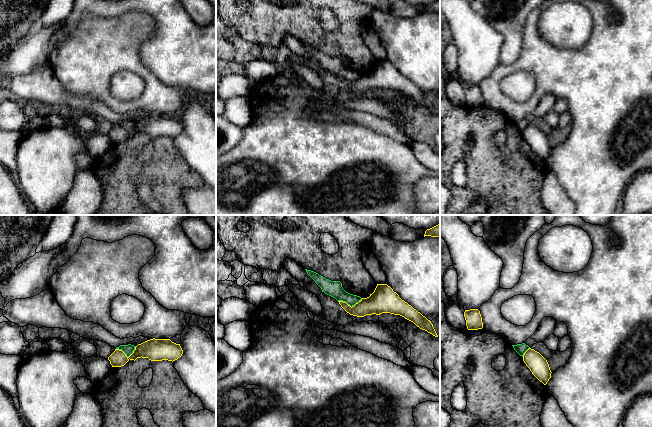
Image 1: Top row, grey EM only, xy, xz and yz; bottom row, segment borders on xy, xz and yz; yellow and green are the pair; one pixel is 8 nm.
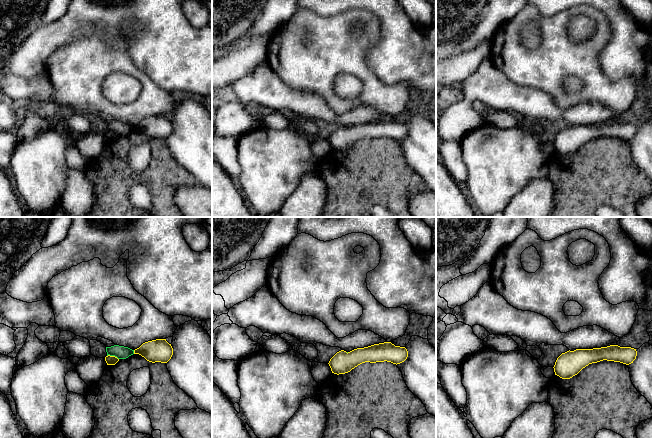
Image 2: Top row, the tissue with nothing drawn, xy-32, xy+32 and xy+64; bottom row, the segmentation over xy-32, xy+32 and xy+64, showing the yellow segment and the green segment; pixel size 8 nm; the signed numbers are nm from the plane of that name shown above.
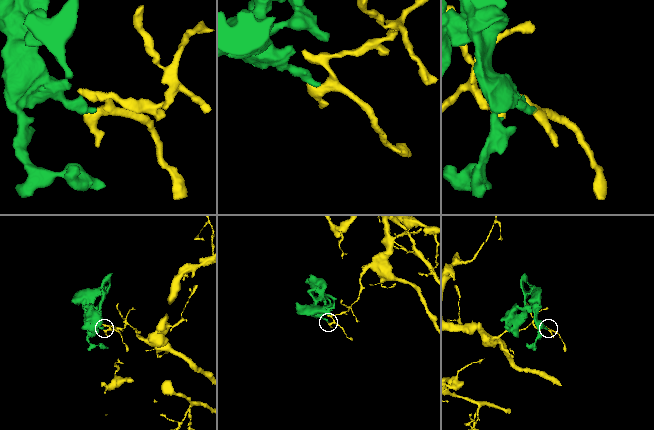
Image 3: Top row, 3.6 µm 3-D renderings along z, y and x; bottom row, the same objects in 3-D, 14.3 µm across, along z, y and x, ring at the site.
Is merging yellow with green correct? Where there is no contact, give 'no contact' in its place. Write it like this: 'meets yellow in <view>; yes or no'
meets yellow in xz; no

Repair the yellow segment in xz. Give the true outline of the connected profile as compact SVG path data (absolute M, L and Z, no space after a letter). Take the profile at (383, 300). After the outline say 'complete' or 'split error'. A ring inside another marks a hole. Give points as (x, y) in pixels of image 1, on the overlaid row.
M377 284L374 292L370 294L369 297L362 298L352 307L346 302L338 302L350 315L357 317L364 317L372 314L380 315L382 313L400 315L413 322L420 329L438 337L431 321L402 300L387 284Z; complete

